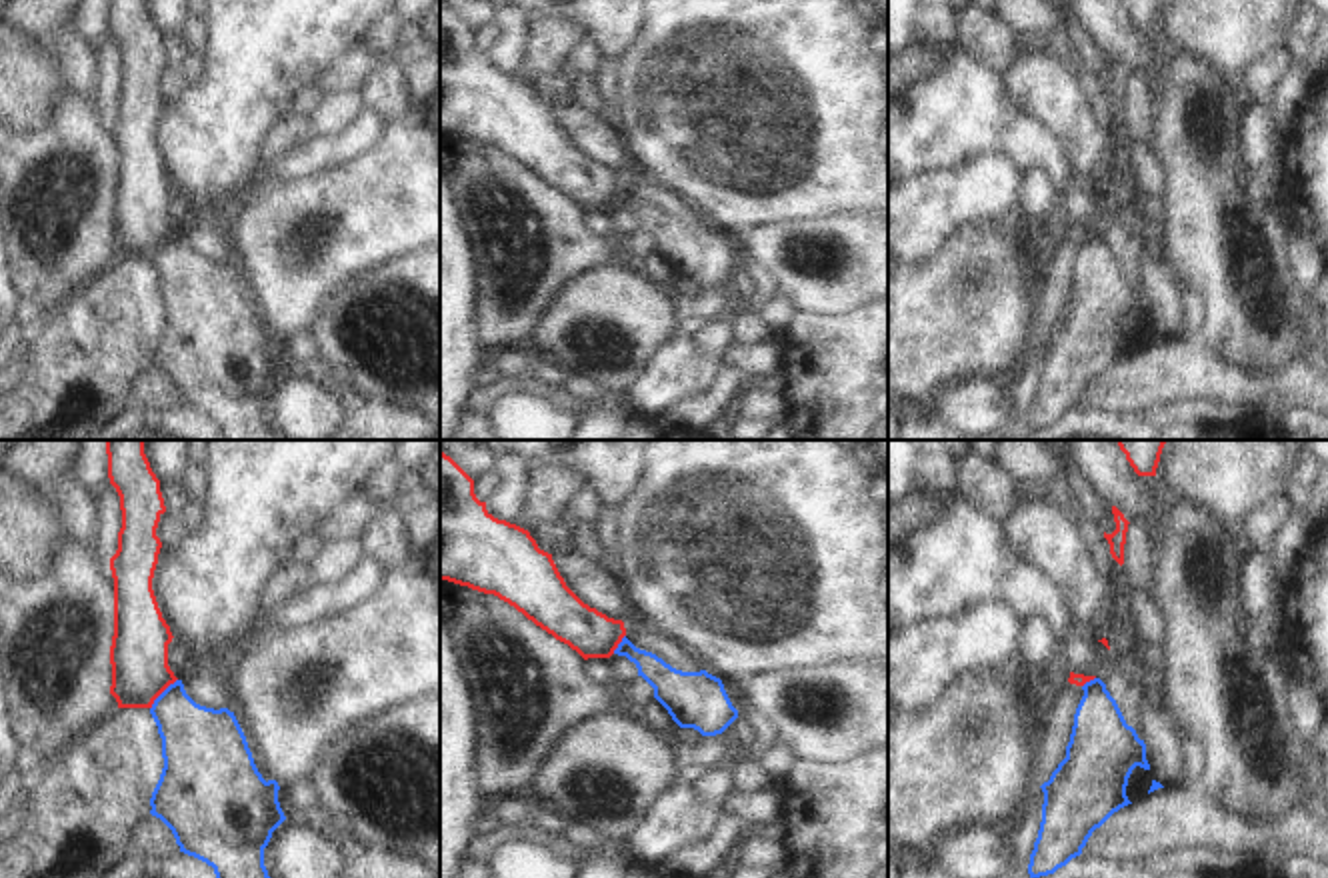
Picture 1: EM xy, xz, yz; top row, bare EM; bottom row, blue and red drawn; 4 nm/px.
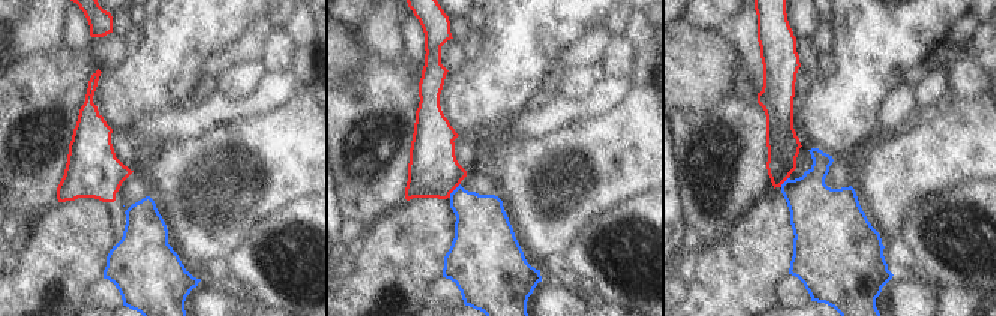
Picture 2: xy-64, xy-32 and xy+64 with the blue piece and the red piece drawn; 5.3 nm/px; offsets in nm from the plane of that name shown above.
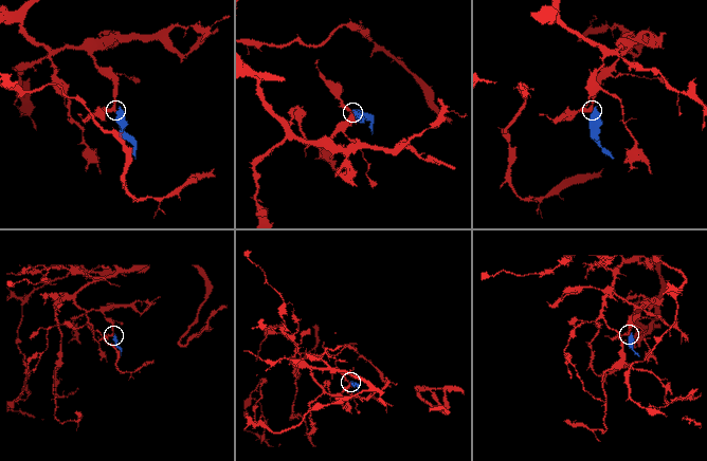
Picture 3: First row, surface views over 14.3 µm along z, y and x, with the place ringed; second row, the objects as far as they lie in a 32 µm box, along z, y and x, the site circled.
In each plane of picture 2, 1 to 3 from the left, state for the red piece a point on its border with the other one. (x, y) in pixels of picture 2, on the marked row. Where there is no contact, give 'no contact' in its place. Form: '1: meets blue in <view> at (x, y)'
1: no contact
2: meets blue in xy-32 at (453, 190)
3: meets blue in xy+64 at (785, 181)

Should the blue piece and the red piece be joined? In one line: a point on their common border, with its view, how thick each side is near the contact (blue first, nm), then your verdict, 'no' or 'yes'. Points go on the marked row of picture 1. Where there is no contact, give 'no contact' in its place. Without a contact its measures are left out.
contact xy (160, 694); calibres 300 and 240 nm; no

